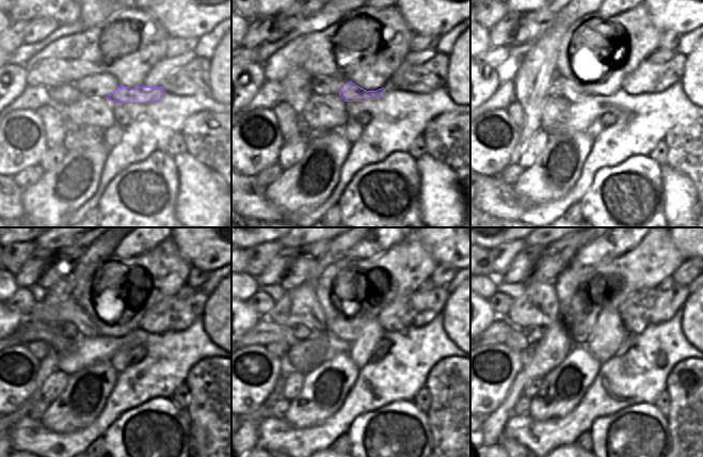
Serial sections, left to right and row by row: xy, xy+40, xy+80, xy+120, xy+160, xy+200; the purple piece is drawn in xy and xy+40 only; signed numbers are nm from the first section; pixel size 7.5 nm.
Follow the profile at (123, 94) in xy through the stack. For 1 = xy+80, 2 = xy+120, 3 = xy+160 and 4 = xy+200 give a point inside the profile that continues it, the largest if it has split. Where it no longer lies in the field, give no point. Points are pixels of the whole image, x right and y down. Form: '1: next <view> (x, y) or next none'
1: next xy+80 (571, 91)
2: next xy+120 (64, 309)
3: next xy+160 (299, 306)
4: next xy+200 (538, 305)

